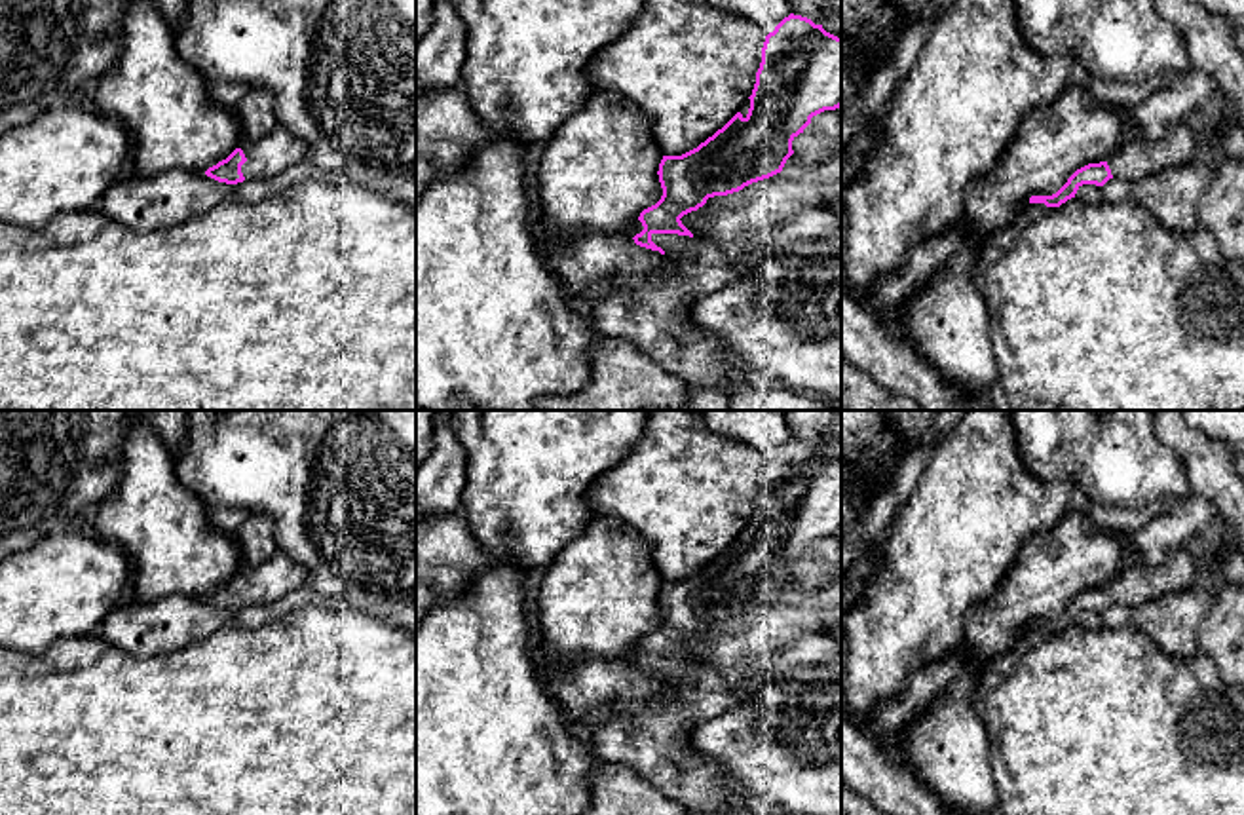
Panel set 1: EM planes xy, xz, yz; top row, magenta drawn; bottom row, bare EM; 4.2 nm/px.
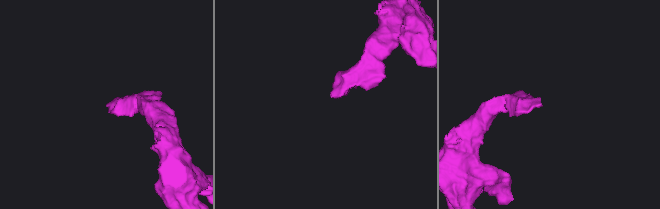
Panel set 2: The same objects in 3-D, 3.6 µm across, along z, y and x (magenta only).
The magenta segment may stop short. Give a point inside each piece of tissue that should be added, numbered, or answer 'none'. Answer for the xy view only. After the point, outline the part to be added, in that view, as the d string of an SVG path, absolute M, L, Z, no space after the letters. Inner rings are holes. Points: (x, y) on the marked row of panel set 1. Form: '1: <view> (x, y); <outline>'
1: xy (280, 149); M277 123L256 144L241 144L247 161L241 165L245 180L272 179L285 169L308 160L310 146L291 129Z

